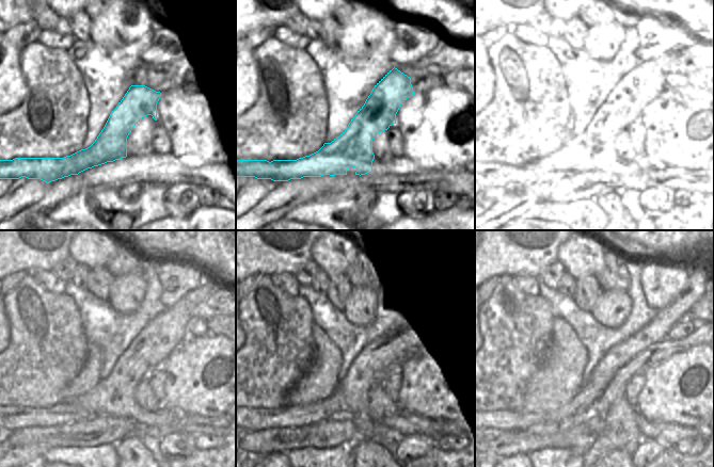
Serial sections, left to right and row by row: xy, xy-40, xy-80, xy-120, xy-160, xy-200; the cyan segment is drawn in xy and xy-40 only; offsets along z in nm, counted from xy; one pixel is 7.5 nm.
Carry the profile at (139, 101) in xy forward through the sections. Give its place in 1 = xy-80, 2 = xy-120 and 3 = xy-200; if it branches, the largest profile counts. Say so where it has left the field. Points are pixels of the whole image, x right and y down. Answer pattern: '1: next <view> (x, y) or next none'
1: next xy-80 (594, 148)
2: next xy-120 (156, 341)
3: next xy-200 (656, 329)

